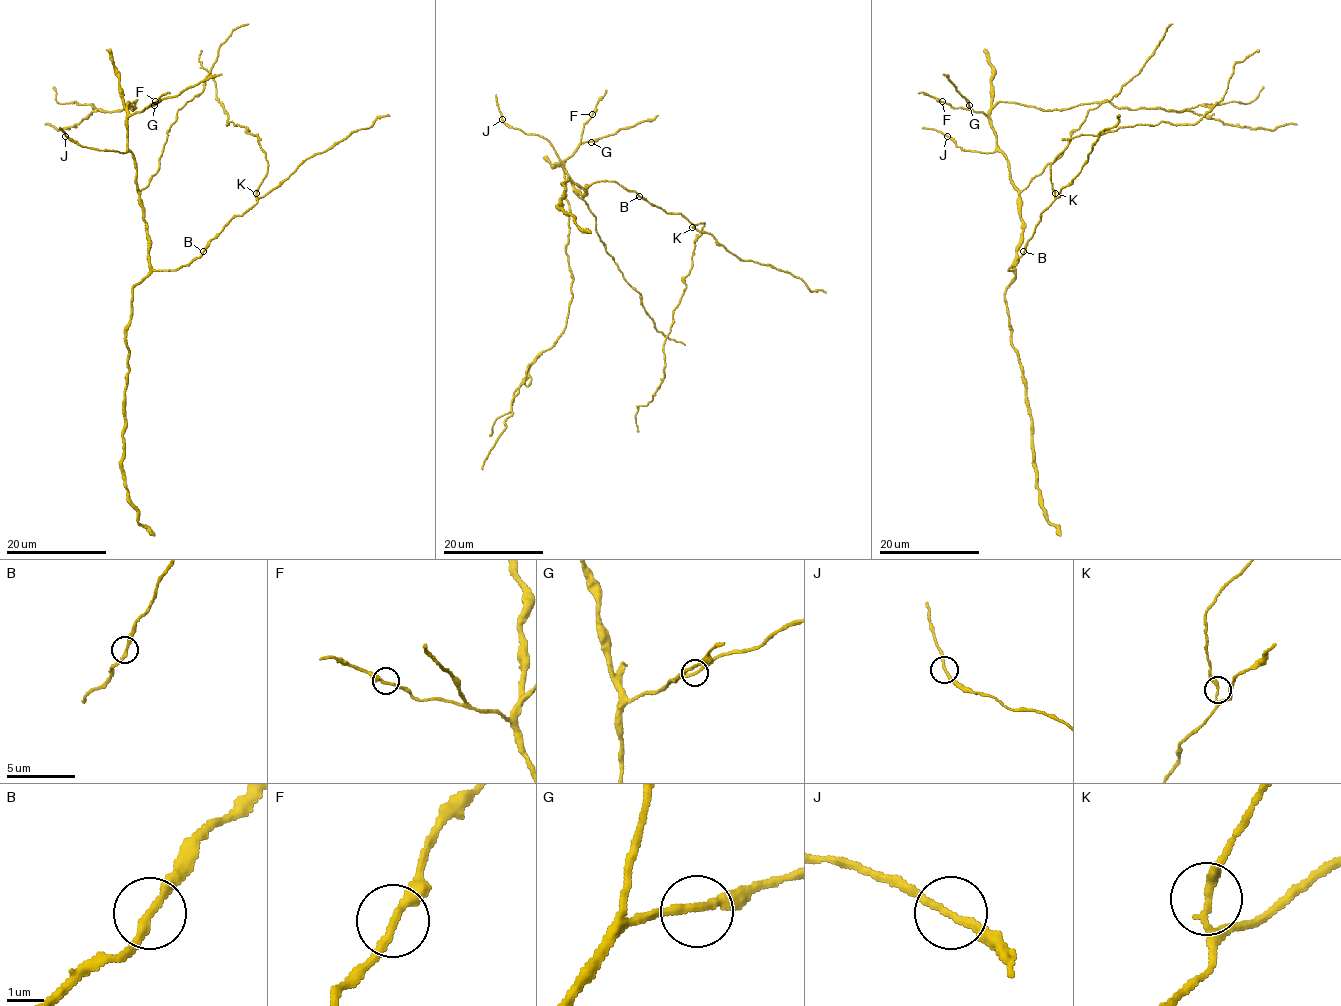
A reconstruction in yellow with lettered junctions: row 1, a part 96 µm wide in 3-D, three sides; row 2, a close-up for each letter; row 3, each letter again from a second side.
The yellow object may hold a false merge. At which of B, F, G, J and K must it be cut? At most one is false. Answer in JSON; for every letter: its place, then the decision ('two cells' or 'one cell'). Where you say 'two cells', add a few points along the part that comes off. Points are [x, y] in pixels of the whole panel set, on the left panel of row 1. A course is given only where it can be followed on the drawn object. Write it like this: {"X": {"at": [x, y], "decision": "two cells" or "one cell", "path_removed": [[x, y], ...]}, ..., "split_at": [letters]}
{"B": {"at": [203, 251], "decision": "one cell"}, "F": {"at": [155, 101], "decision": "one cell"}, "G": {"at": [154, 105], "decision": "one cell"}, "J": {"at": [65, 136], "decision": "one cell"}, "K": {"at": [256, 193], "decision": "one cell"}, "split_at": []}

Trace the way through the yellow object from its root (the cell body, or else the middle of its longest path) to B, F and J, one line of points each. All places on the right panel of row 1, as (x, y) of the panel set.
B: (1019, 241), (1017, 261), (1012, 270), (1008, 270), (1023, 251)
F: (1019, 241), (1018, 191), (990, 120), (982, 112), (952, 107), (942, 101)
J: (1019, 241), (1021, 202), (1010, 179), (1008, 160), (998, 151), (963, 150), (947, 136)

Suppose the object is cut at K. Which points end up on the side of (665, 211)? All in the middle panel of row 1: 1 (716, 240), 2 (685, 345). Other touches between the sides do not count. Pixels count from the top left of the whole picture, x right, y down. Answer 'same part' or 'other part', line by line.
1: same part
2: same part

